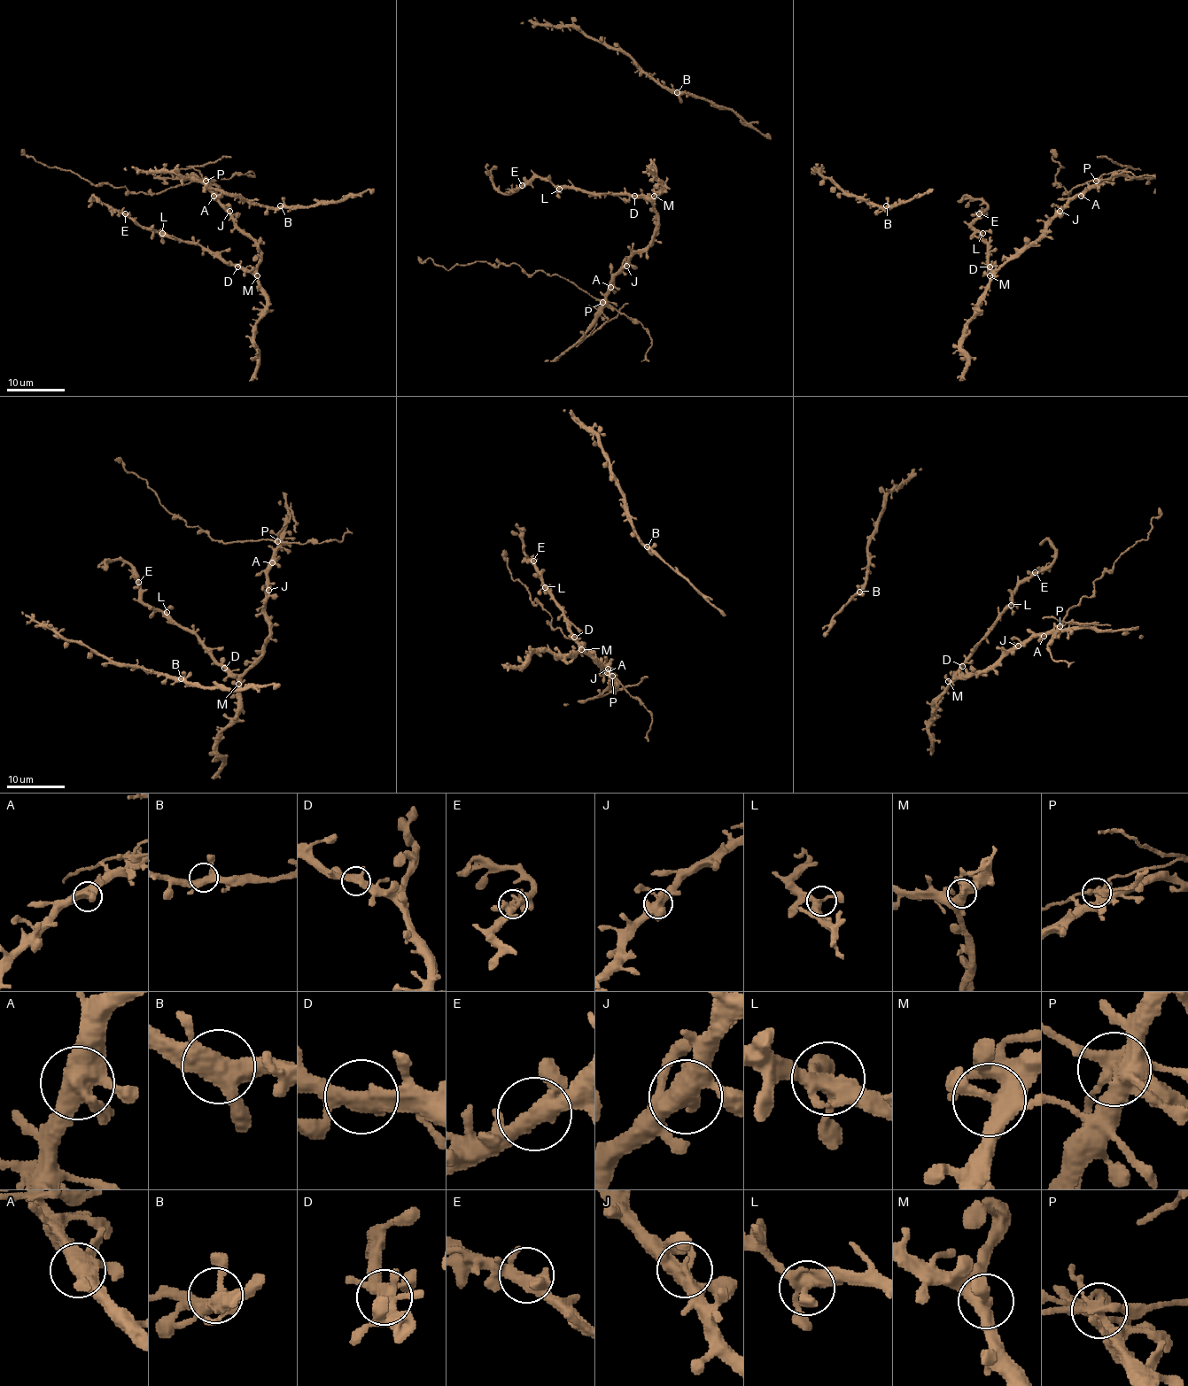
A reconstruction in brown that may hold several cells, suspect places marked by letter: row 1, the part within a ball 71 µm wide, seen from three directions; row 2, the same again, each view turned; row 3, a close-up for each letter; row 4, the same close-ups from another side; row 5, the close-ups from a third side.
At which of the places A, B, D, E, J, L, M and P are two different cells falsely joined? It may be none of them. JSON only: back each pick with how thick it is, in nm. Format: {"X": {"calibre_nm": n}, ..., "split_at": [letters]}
{"P": {"calibre_nm": 400}, "split_at": ["P"]}

